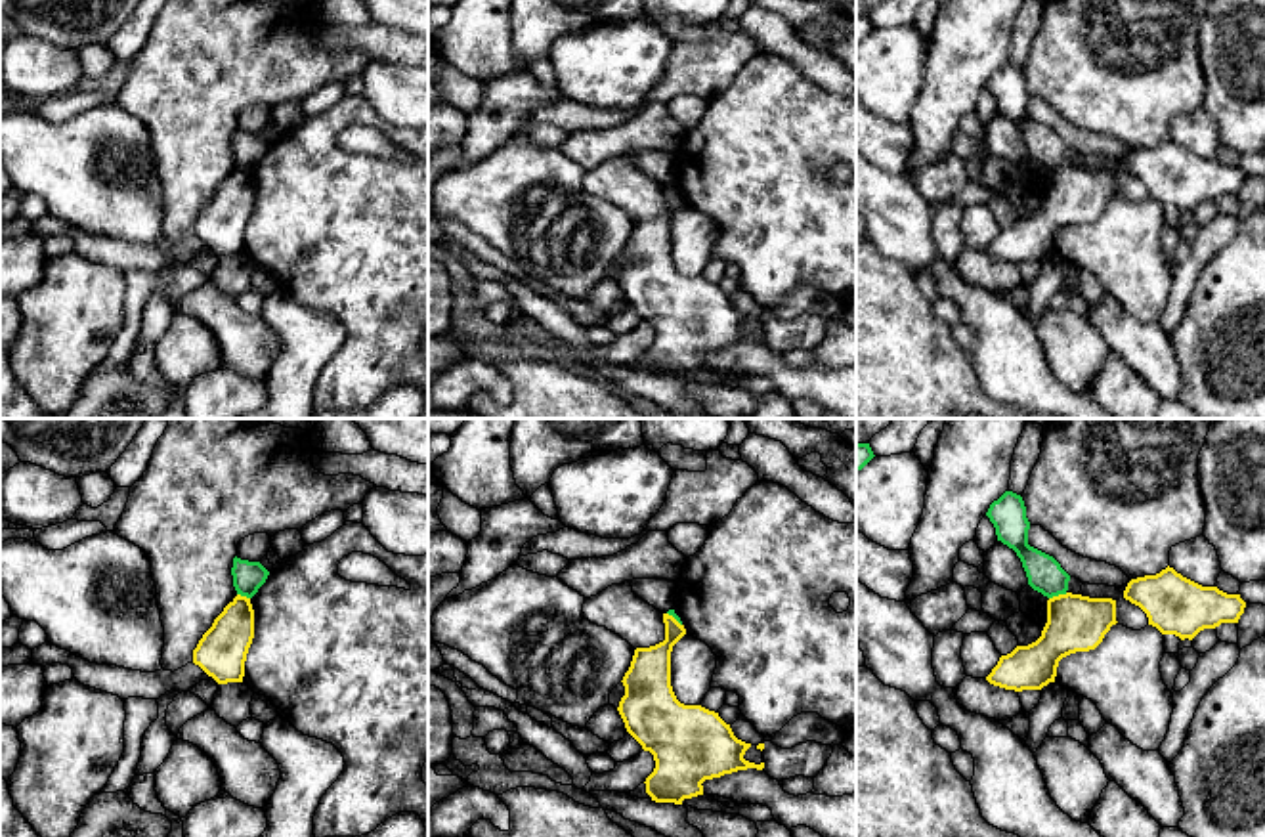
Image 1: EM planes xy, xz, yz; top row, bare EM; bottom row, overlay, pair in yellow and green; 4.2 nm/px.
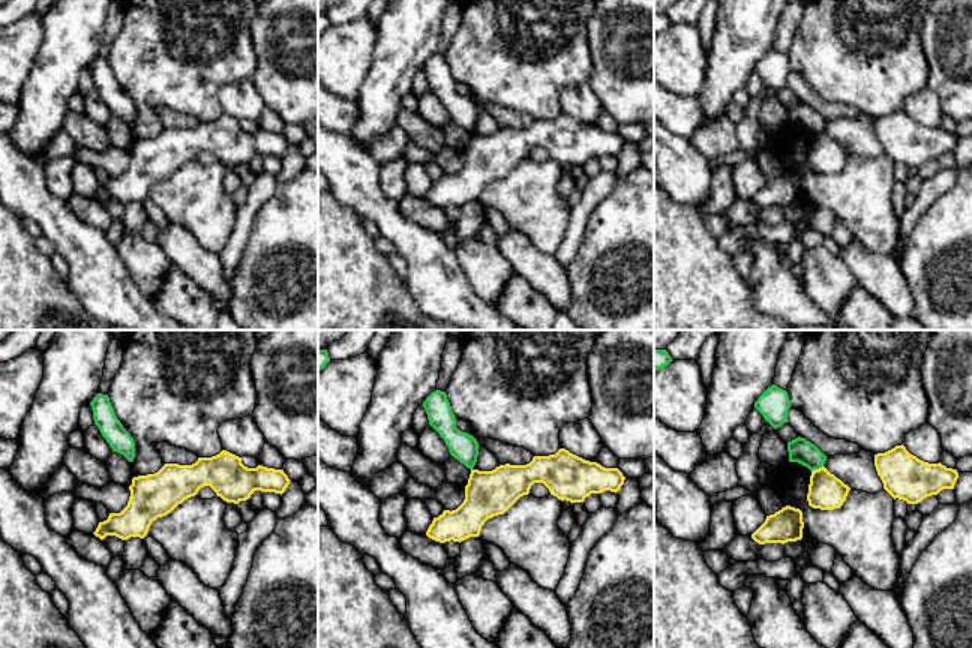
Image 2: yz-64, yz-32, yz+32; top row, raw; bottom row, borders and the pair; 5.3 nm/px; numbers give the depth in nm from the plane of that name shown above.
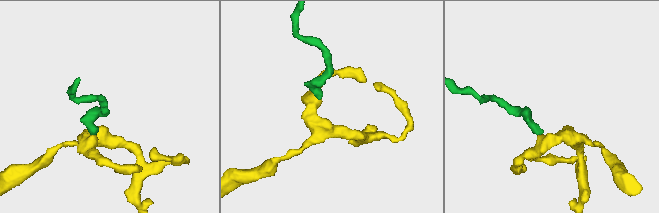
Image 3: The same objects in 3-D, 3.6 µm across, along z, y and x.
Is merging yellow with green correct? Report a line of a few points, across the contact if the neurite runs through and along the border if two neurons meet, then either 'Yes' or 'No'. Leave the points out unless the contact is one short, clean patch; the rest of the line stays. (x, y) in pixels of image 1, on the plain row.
Line: yz (1067, 165), (1050, 171). No

